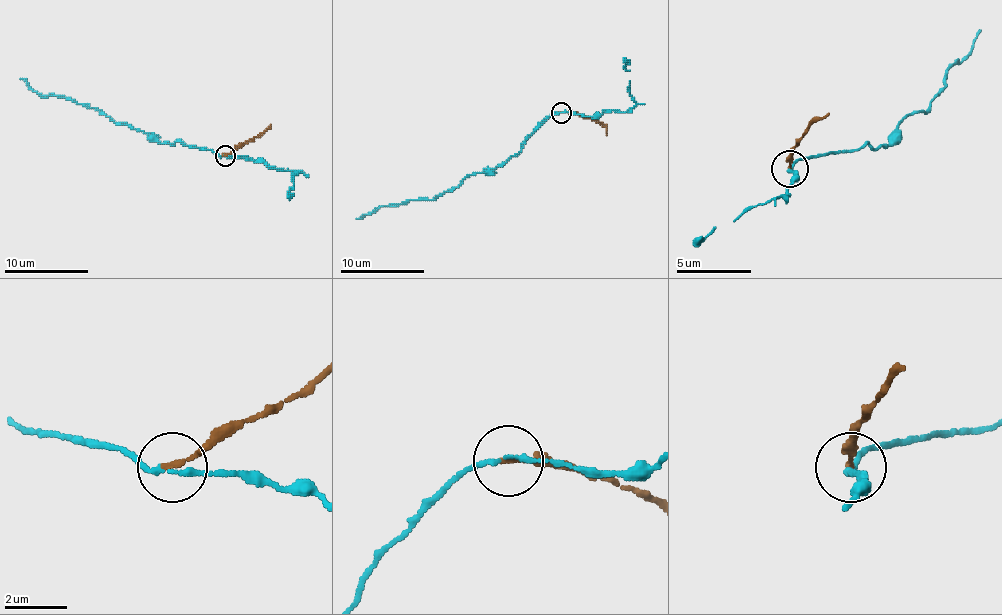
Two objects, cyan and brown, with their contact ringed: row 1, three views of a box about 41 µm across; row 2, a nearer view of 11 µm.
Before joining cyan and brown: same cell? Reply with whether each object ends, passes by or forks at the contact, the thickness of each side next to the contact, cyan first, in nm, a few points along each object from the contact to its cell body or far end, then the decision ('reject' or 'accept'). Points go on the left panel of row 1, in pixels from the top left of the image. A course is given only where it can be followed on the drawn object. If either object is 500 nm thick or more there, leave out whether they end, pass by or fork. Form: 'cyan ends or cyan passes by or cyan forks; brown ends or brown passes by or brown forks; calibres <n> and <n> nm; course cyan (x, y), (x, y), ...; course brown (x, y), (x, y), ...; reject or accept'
cyan passes by; brown ends; calibres 150 and 160 nm; course cyan (225, 156), (181, 141), (164, 143), (116, 124), (97, 110), (55, 95), (39, 95), (20, 79); course brown (225, 156), (262, 135), (270, 124); reject

